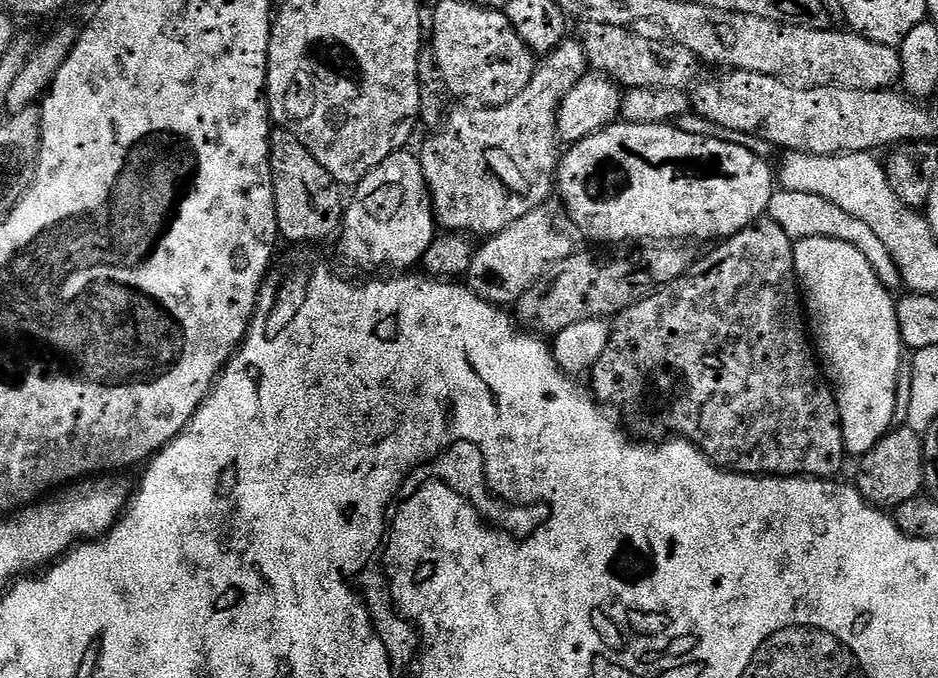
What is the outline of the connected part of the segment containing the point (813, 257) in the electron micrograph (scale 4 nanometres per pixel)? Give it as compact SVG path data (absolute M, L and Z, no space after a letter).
M815 236L795 241L794 266L810 336L836 393L840 412L882 412L882 408L898 408L896 387L900 384L900 359L906 353L906 345L900 336L897 301L864 253L850 242Z

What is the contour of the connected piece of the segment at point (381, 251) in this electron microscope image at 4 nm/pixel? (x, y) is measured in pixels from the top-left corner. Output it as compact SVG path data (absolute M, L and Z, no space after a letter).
M397 150L366 174L366 178L354 185L352 201L347 201L338 229L340 236L340 256L357 264L360 268L396 268L392 270L412 270L423 261L426 250L430 250L438 235L436 213L432 210L432 196L419 159L408 150Z

